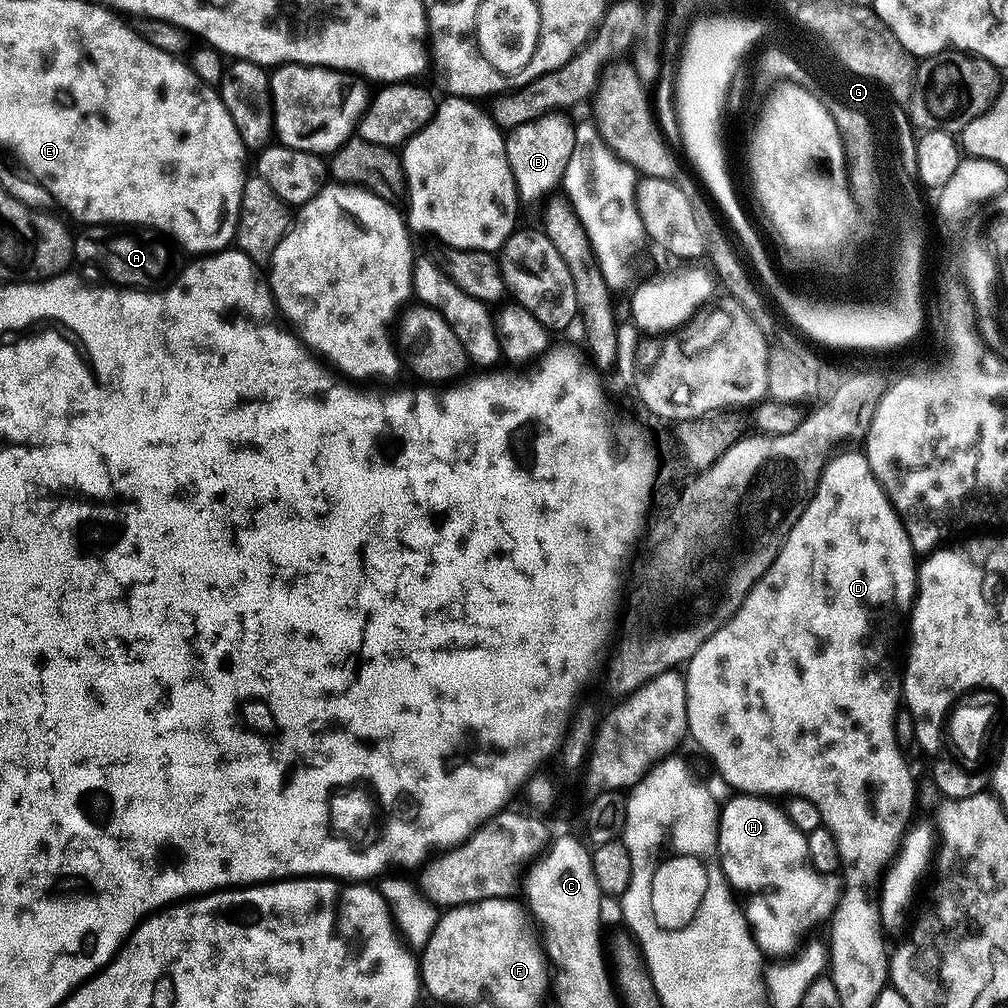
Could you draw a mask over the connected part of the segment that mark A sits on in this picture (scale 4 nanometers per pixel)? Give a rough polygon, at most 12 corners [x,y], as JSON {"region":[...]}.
{"region":[[93,224],[74,256],[116,286],[159,290],[182,252],[155,228]]}

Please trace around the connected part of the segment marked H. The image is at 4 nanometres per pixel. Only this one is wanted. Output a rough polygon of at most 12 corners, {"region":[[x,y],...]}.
{"region":[[736,794],[716,850],[761,953],[784,958],[836,909],[779,803]]}

